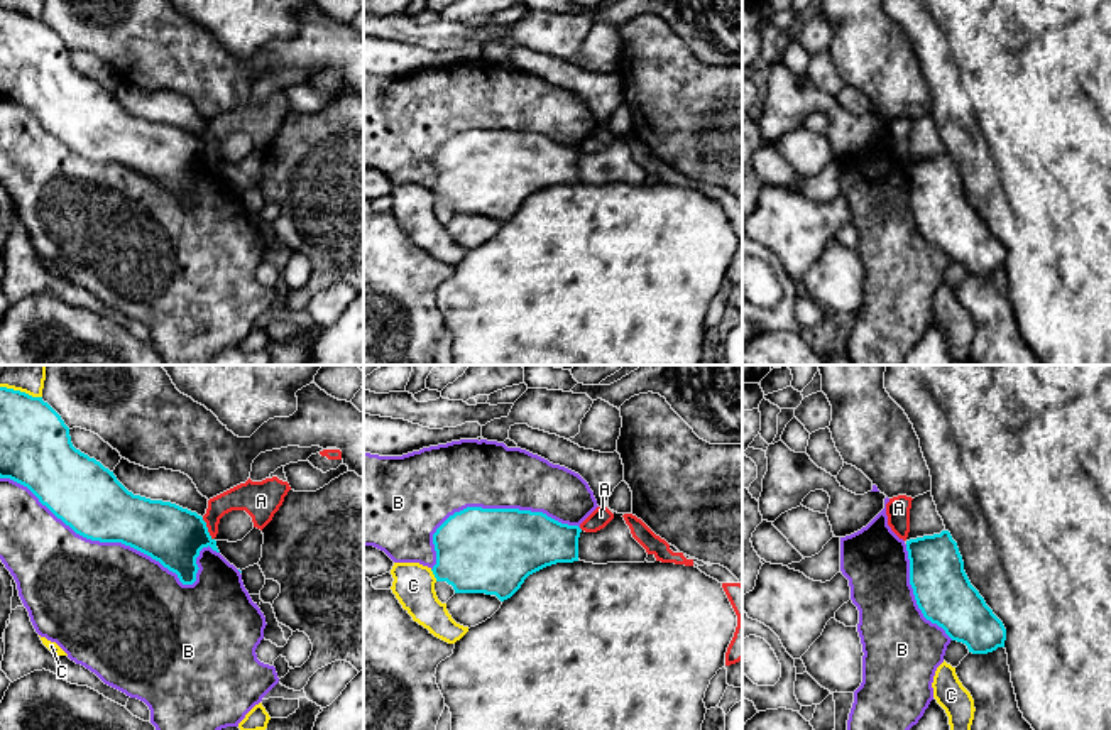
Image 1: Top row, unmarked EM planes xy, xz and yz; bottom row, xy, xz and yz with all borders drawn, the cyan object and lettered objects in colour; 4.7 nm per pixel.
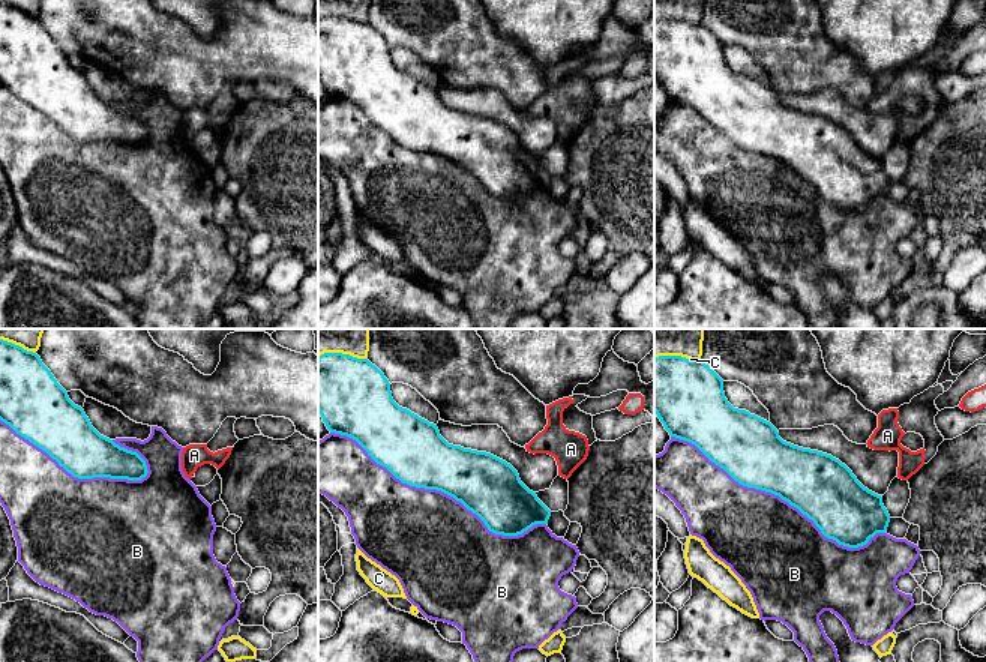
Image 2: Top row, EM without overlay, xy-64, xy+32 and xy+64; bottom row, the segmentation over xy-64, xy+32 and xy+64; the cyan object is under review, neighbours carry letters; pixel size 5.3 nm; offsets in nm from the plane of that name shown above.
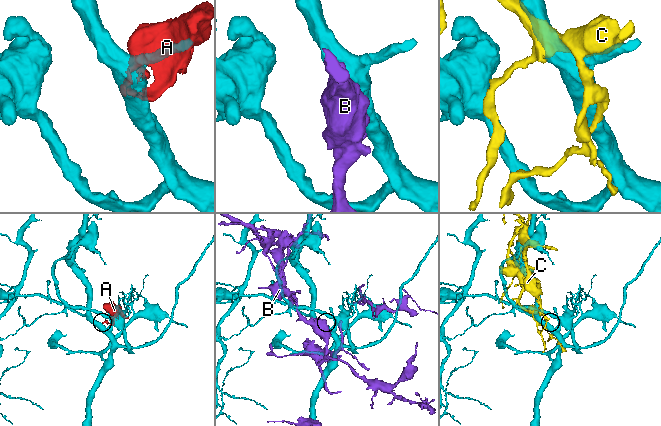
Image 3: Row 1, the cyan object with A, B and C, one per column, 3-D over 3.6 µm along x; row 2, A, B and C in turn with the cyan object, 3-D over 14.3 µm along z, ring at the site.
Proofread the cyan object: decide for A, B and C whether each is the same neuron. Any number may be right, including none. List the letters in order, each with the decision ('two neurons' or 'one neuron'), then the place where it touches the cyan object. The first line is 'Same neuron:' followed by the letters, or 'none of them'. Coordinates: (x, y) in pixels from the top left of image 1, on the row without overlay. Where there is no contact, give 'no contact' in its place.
Same neuron: none of them
A: two neurons; meets cyan in xy at (207, 151)
B: two neurons; meets cyan in xy at (122, 164)
C: two neurons; meets cyan in xz at (433, 195)

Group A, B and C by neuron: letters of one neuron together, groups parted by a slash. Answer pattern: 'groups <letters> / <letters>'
groups A / B / C

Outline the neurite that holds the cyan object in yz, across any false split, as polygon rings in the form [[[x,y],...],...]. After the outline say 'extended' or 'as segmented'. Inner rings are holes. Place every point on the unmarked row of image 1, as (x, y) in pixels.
[[[949,152],[906,162],[910,206],[923,238],[972,275],[1004,269],[1006,250],[971,206]]] | as segmented

